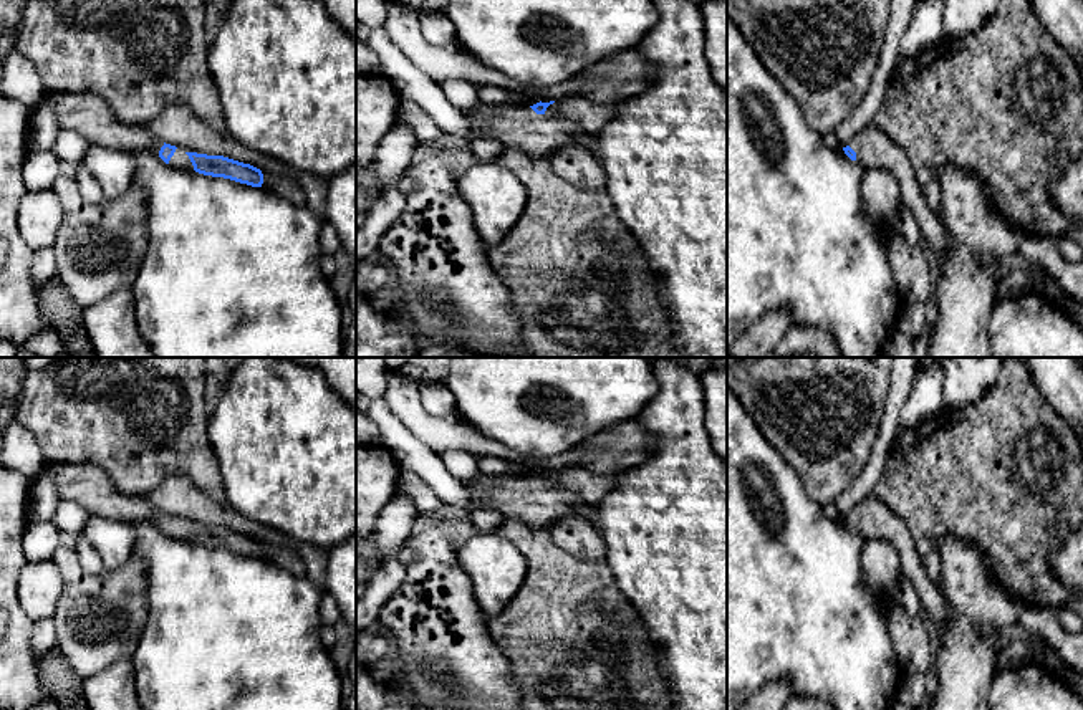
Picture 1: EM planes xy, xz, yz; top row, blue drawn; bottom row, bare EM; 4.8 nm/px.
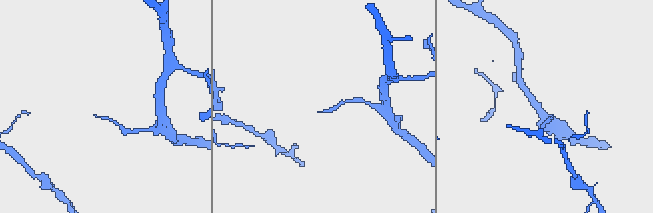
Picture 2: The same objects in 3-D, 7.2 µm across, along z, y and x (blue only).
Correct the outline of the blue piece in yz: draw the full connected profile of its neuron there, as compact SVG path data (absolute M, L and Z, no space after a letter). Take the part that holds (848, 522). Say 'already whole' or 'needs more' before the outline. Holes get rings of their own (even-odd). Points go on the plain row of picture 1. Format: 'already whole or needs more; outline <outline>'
needs more; outline M873 493L866 495L843 521L866 541L891 541L896 546L901 574L914 588L922 611L932 622L941 624L946 619L947 604L937 584L922 568L922 556L916 551L904 523Z

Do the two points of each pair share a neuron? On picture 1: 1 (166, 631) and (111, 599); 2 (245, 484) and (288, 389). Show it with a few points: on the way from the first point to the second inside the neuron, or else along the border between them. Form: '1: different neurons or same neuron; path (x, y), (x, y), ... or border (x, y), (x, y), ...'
1: different neurons; border (146, 581), (148, 619), (133, 656)
2: same neuron; path (269, 460), (283, 446), (283, 417), (287, 412)

